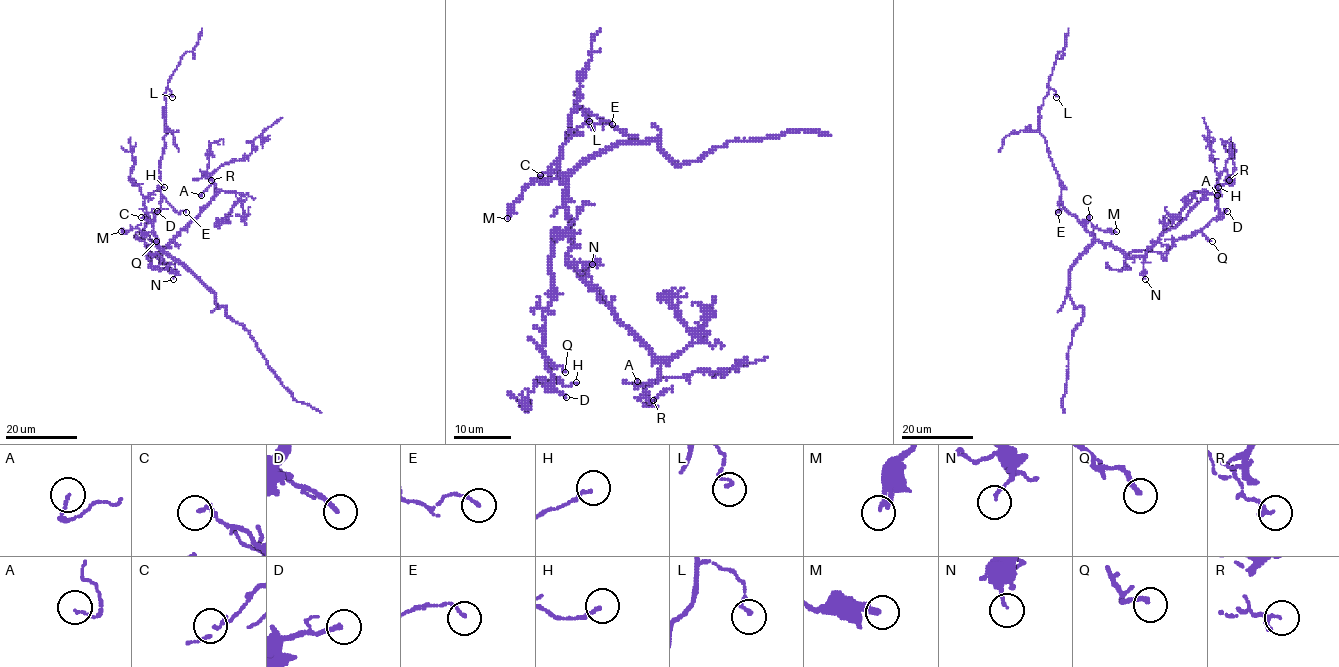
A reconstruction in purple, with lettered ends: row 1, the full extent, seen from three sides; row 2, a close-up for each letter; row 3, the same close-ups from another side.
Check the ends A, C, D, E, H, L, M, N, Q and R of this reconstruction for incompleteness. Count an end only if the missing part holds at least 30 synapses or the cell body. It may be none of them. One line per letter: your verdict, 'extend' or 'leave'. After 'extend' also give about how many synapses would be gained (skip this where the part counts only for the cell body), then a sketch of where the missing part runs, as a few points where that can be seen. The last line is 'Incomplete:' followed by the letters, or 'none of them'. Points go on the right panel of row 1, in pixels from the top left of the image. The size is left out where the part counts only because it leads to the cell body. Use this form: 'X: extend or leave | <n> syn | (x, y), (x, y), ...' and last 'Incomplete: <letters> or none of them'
A: leave
C: leave
D: leave
E: leave
H: leave
L: leave
M: leave
N: leave
Q: leave
R: leave
Incomplete: none of them

